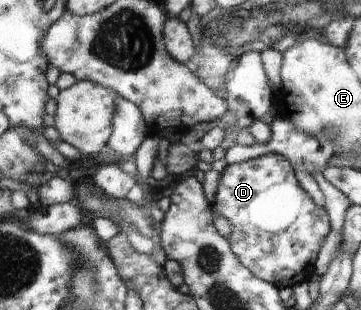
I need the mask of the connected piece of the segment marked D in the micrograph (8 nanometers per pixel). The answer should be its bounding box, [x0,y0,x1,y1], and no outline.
[213,154,332,294]

